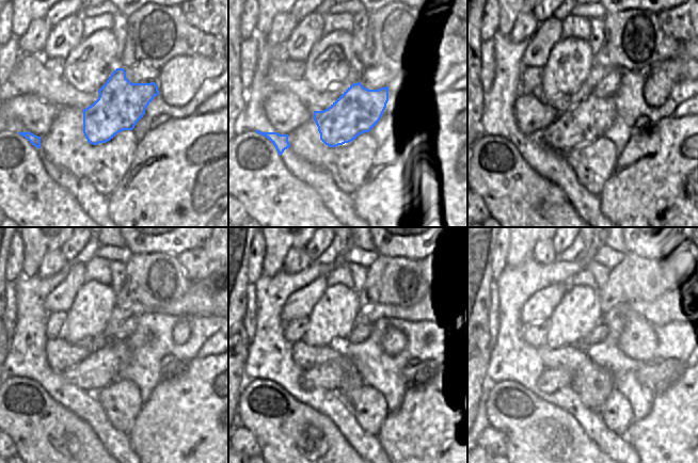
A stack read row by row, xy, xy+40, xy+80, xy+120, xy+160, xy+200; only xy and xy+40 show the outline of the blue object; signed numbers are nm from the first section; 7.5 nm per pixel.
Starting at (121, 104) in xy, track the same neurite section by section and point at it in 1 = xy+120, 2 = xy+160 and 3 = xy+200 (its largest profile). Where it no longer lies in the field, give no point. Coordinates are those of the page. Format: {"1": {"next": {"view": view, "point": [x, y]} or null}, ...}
{"1": {"next": {"view": "xy+120", "point": [102, 366]}}, "2": {"next": {"view": "xy+160", "point": [330, 376]}}, "3": {"next": {"view": "xy+200", "point": [546, 380]}}}

